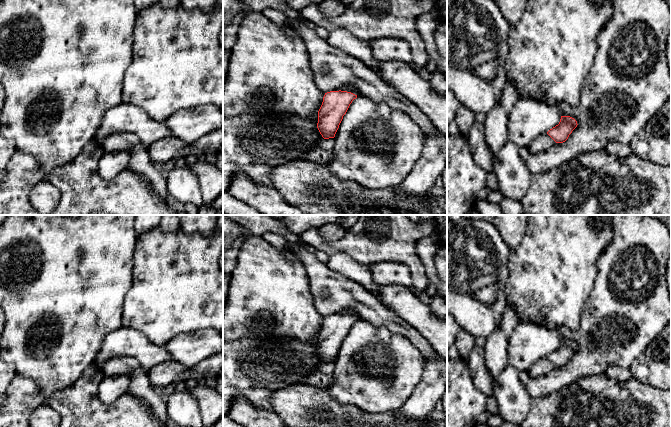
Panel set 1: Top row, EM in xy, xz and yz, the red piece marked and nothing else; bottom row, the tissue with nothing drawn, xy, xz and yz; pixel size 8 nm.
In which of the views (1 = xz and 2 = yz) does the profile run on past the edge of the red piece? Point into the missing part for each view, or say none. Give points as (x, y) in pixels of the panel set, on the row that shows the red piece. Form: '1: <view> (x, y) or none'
1: xz (350, 89)
2: yz (543, 142)

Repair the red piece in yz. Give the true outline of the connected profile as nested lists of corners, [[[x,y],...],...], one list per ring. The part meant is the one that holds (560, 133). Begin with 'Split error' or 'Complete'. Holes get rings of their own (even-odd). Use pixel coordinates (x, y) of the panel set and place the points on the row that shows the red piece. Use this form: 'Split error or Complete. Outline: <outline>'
Split error. Outline: [[[561,116],[558,125],[547,133],[536,137],[527,147],[532,154],[537,154],[550,149],[556,143],[565,142],[572,131],[577,127],[577,121],[570,116]]]

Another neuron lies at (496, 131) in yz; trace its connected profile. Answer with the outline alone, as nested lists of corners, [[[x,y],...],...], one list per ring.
[[[507,78],[499,103],[486,115],[484,122],[486,142],[493,156],[508,142],[508,117],[519,99],[516,85]]]

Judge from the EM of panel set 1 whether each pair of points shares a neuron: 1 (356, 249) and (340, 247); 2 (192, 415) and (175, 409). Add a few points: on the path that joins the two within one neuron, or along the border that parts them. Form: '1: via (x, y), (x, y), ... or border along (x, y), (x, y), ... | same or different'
1: via (352, 247), (344, 247) | same
2: via (188, 415), (182, 409), (179, 409) | same

